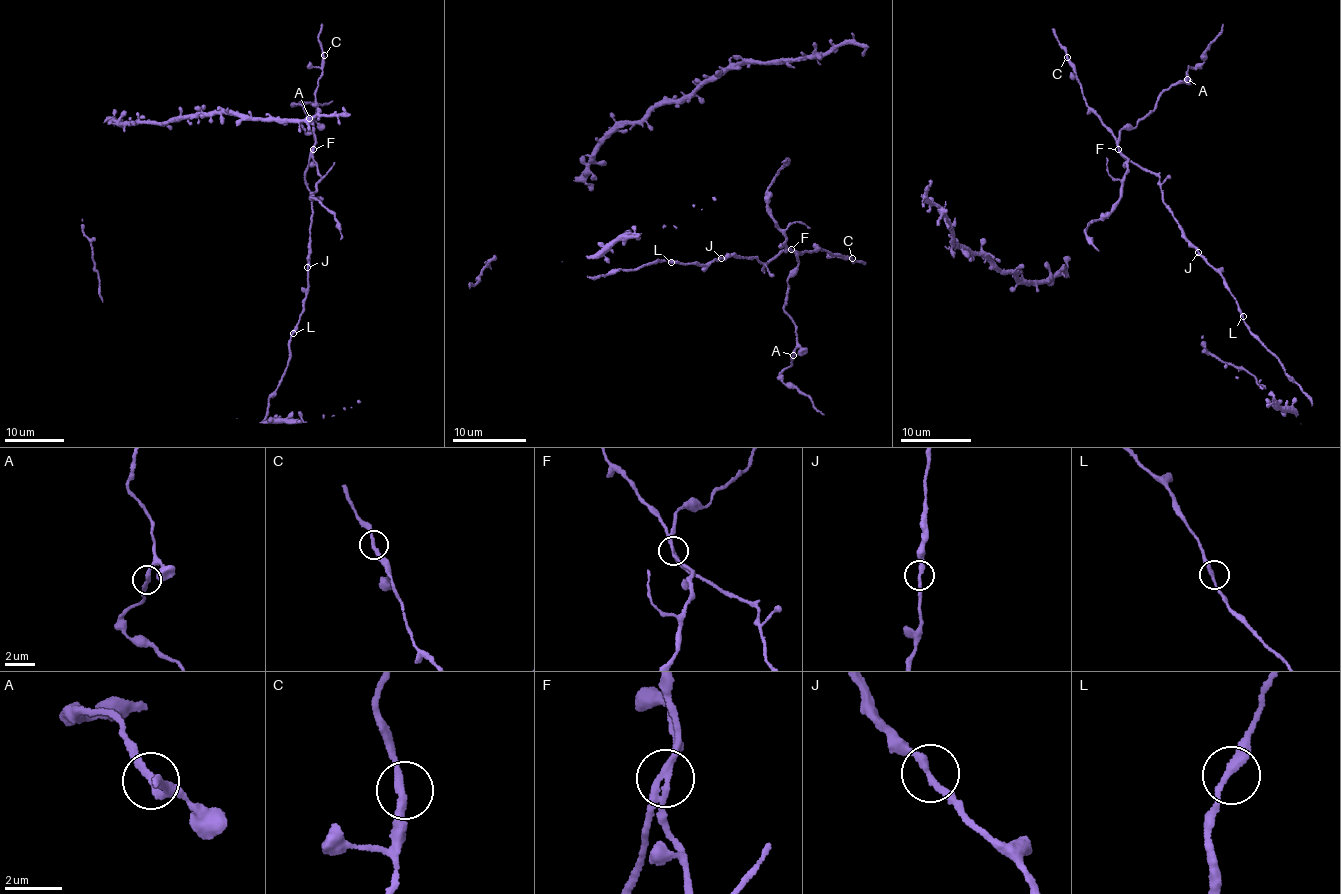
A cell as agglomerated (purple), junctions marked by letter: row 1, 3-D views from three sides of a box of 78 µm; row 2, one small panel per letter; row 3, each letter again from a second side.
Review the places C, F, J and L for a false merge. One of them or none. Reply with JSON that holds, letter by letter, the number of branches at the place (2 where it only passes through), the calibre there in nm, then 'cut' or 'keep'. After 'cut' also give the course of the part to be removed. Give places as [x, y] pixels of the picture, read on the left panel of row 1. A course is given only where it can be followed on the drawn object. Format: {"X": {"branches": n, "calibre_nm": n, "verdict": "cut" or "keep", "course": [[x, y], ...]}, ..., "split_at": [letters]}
{"C": {"branches": 2, "calibre_nm": 280, "verdict": "keep"}, "F": {"branches": 2, "calibre_nm": 260, "verdict": "cut", "course": [[313, 149], [315, 136], [304, 133], [300, 124], [313, 120], [304, 108], [294, 104], [324, 104], [333, 100]]}, "J": {"branches": 2, "calibre_nm": 240, "verdict": "keep"}, "L": {"branches": 2, "calibre_nm": 280, "verdict": "keep"}, "split_at": ["F"]}

